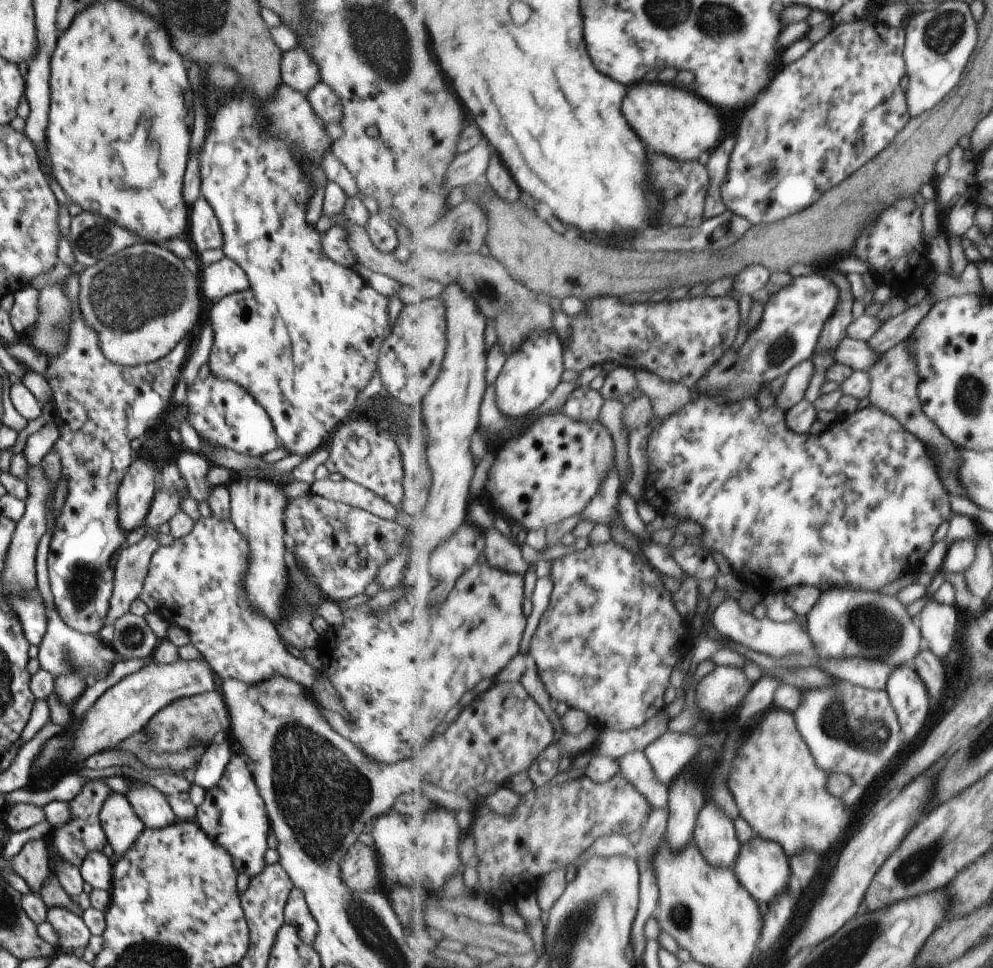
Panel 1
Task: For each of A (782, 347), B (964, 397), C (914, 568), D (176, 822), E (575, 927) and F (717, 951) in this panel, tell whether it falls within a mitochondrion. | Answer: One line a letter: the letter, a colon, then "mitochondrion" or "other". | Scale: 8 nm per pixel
A: mitochondrion
B: mitochondrion
C: other
D: other
E: mitochondrion
F: other

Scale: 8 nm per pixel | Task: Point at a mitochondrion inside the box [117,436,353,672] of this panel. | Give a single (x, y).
(331, 563)

